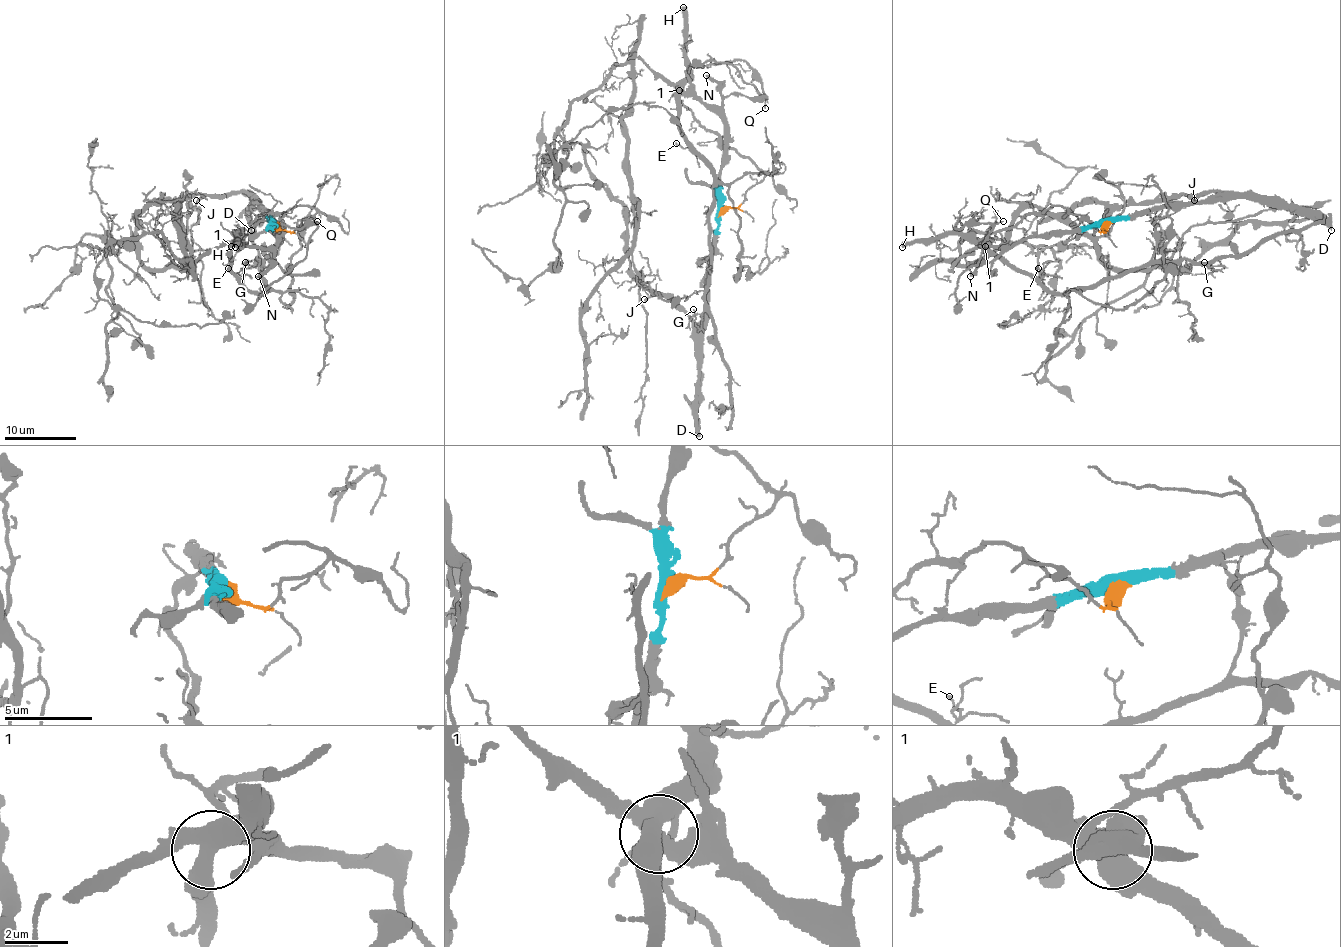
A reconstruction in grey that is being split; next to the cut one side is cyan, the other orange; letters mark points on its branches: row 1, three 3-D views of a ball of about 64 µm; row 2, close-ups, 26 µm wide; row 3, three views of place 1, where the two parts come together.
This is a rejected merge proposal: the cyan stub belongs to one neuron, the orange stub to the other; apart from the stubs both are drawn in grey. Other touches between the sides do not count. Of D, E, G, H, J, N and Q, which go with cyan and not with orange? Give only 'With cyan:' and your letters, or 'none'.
With cyan: D, J, N

